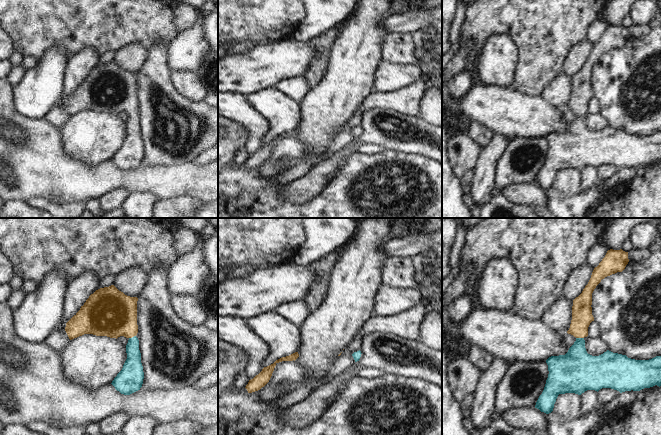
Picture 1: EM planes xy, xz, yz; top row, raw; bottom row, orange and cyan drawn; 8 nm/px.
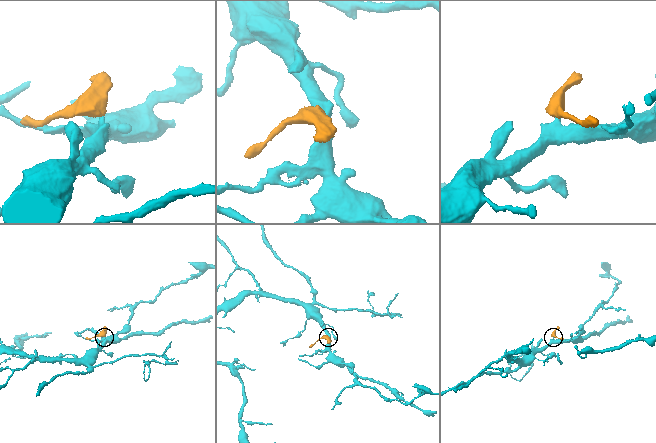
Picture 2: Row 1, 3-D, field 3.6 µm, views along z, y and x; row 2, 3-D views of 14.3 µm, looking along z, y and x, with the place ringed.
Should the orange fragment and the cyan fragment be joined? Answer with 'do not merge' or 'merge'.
merge

